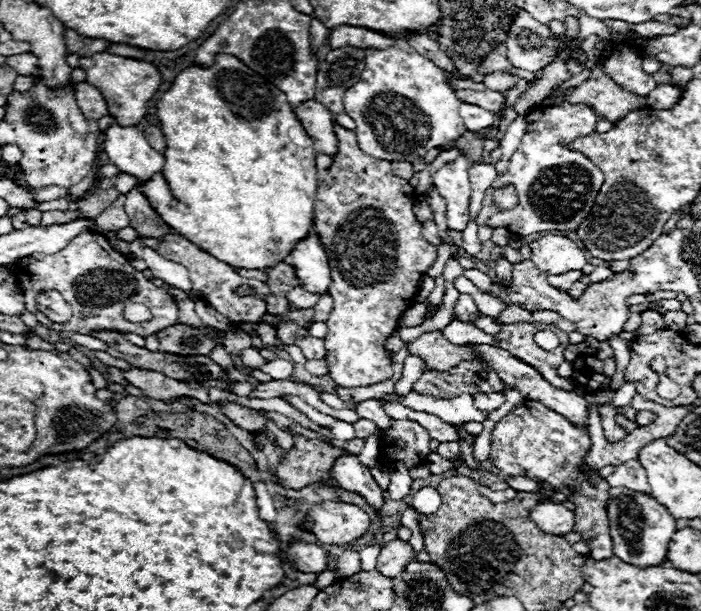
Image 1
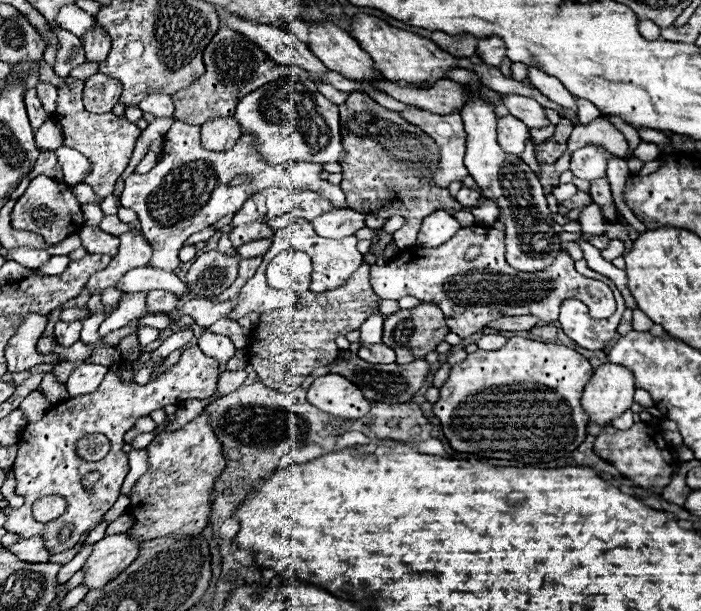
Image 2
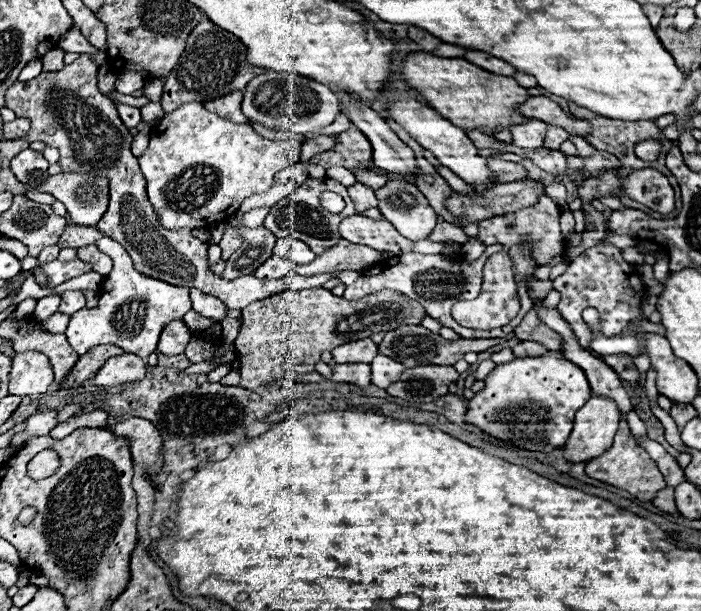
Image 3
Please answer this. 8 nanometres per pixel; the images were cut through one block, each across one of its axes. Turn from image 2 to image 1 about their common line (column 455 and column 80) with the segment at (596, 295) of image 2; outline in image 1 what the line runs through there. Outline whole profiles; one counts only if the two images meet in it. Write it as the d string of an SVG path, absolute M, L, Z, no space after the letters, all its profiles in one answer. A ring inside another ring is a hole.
M84 234L76 236L58 254L34 254L24 256L16 262L16 278L24 294L26 310L32 312L40 324L52 330L74 330L80 334L88 334L92 330L114 330L114 332L136 332L140 336L148 336L158 332L160 328L168 328L178 322L178 304L176 300L164 290L154 286L144 272L130 266L128 258L116 252L102 234ZM42 290L56 290L72 308L72 318L64 324L52 322L38 312L36 296ZM130 302L140 302L152 312L152 320L148 322L128 322L124 318L124 306Z

